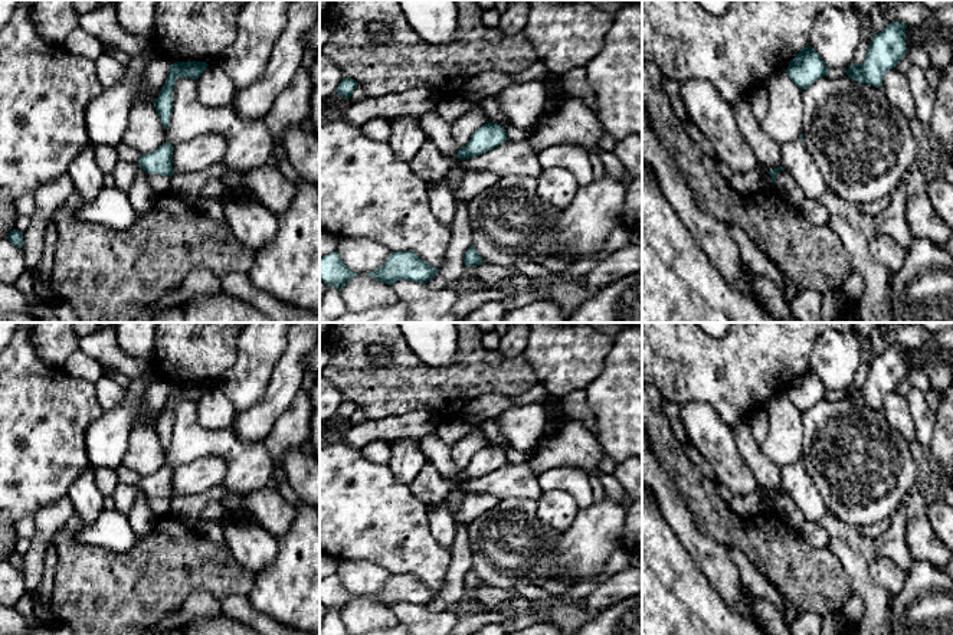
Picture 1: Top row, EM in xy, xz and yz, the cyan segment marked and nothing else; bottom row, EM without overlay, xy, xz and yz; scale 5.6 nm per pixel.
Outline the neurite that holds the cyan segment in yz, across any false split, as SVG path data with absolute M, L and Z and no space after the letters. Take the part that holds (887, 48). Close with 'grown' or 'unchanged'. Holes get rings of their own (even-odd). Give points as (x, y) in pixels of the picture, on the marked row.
M894 22L880 33L875 33L865 60L861 65L852 63L844 73L859 84L881 88L884 75L895 68L907 52L905 29L907 24Z | unchanged

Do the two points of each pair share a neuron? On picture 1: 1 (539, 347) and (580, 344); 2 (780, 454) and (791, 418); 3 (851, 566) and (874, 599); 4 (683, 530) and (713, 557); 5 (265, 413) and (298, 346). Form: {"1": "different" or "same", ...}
{"1": "same", "2": "same", "3": "same", "4": "same", "5": "same"}

